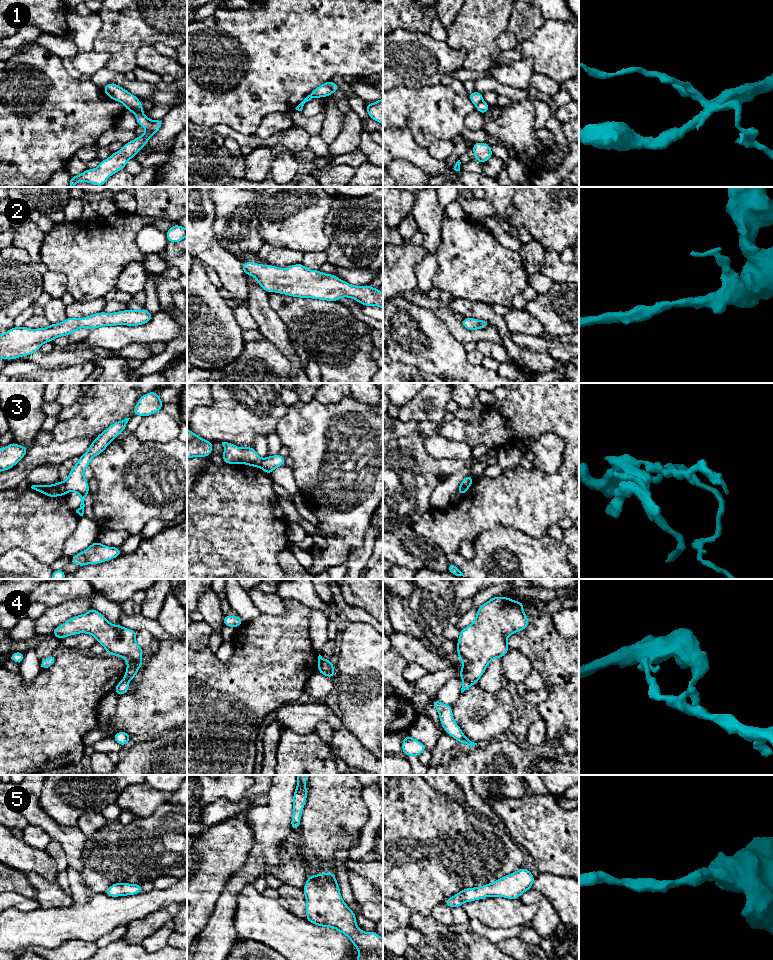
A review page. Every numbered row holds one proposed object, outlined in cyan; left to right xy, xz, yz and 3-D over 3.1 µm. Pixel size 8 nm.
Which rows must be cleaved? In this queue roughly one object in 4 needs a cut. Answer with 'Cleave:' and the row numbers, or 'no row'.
Cleave: 1, 3, 4

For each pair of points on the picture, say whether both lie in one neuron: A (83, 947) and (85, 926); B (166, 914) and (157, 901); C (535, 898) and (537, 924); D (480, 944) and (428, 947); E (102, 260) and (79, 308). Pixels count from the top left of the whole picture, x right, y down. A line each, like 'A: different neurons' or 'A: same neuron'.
A: different neurons
B: different neurons
C: same neuron
D: same neuron
E: different neurons

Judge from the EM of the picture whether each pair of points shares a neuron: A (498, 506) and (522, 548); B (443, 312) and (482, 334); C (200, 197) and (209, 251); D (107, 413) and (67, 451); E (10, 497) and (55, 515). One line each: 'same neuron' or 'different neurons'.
A: different neurons
B: same neuron
C: same neuron
D: different neurons
E: same neuron

